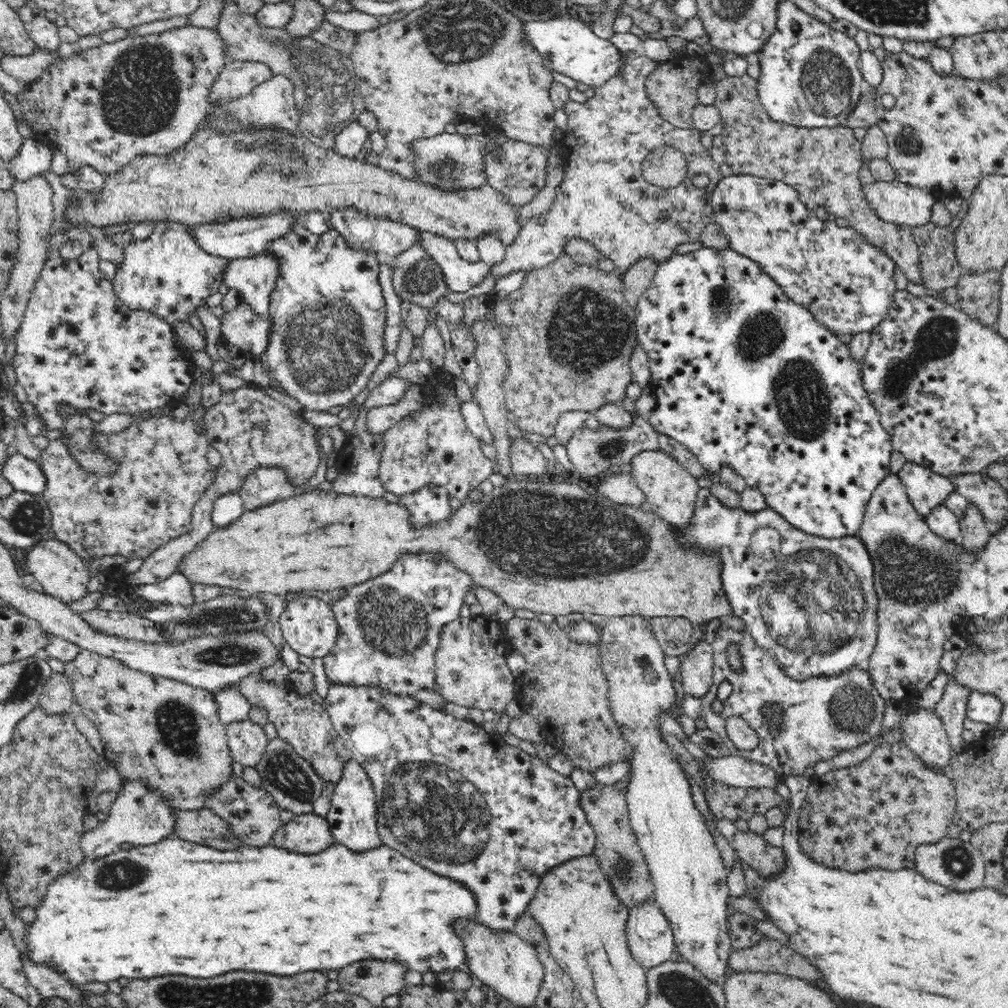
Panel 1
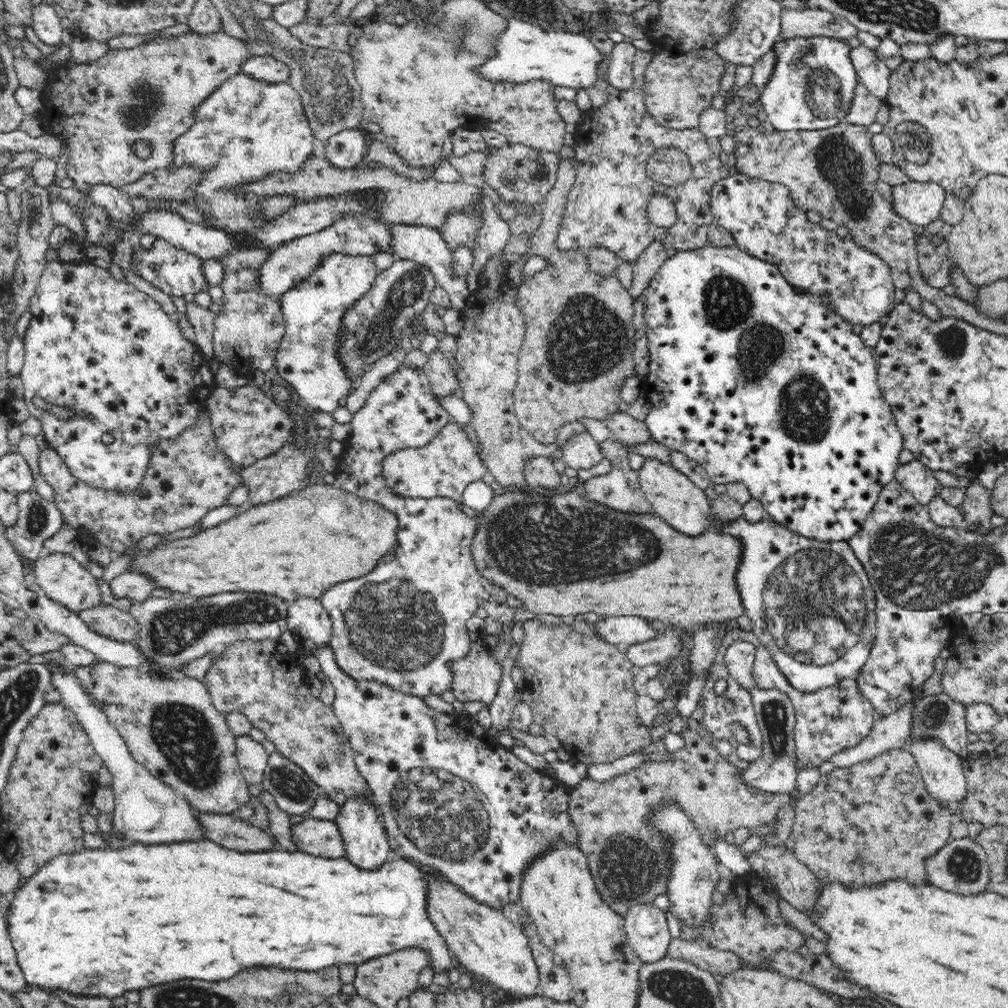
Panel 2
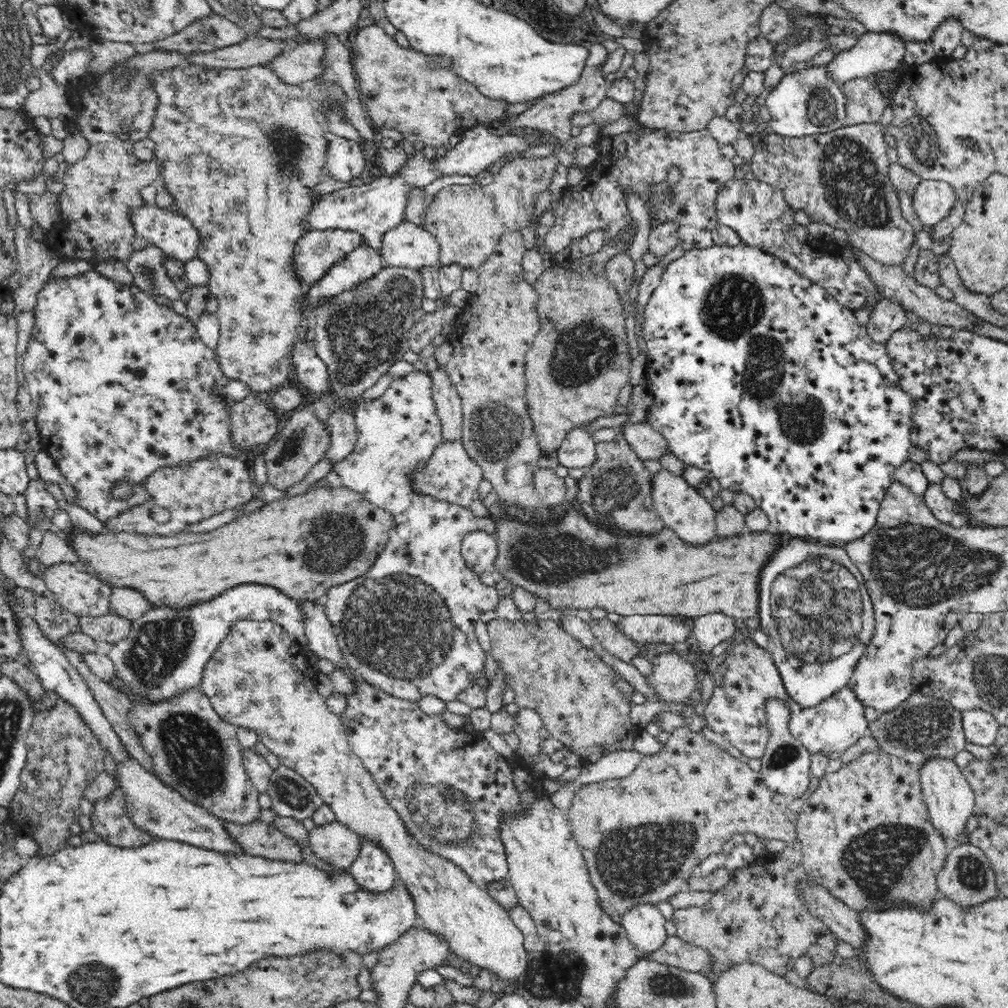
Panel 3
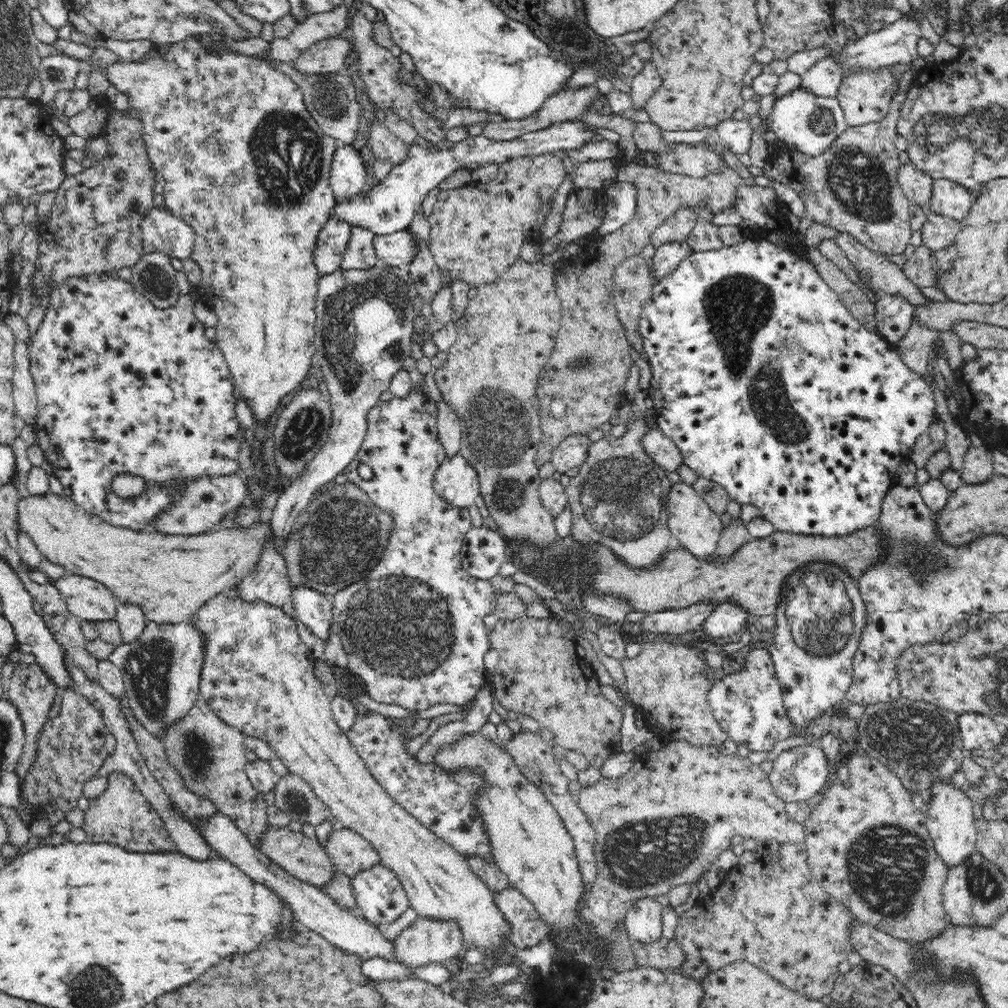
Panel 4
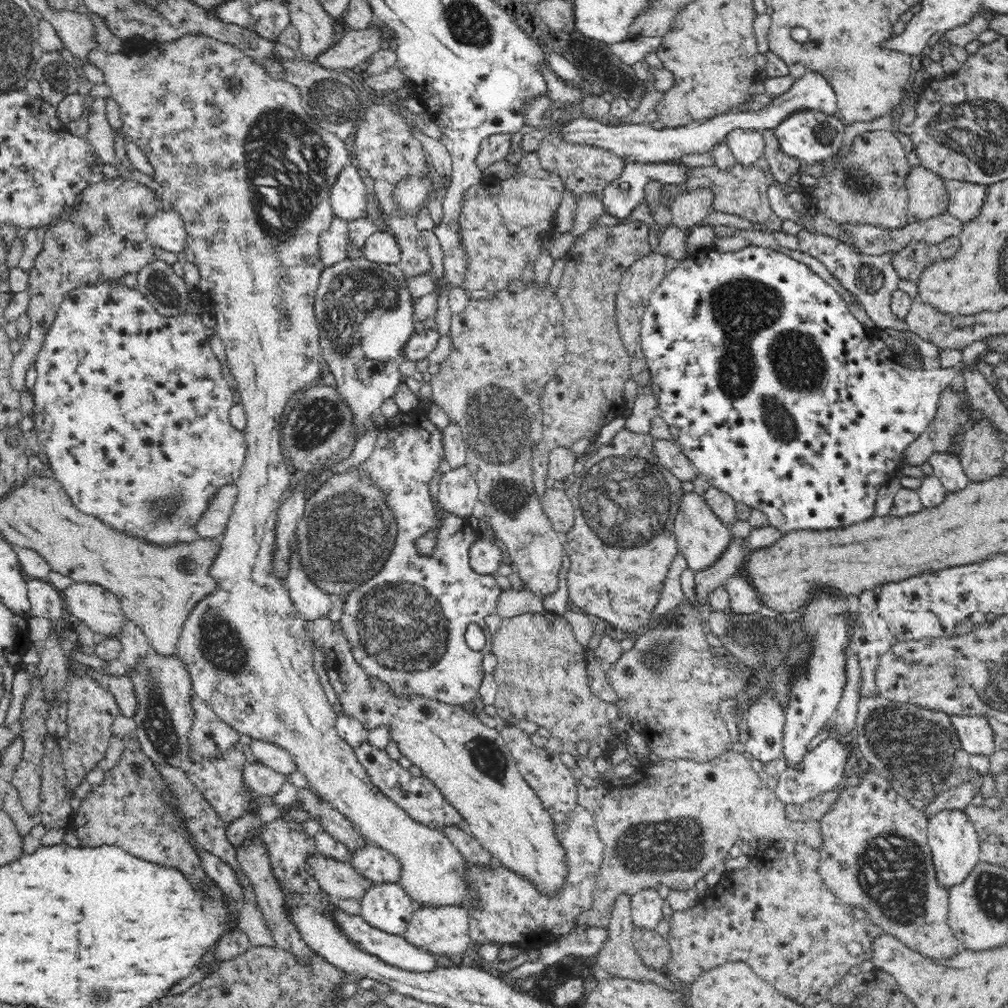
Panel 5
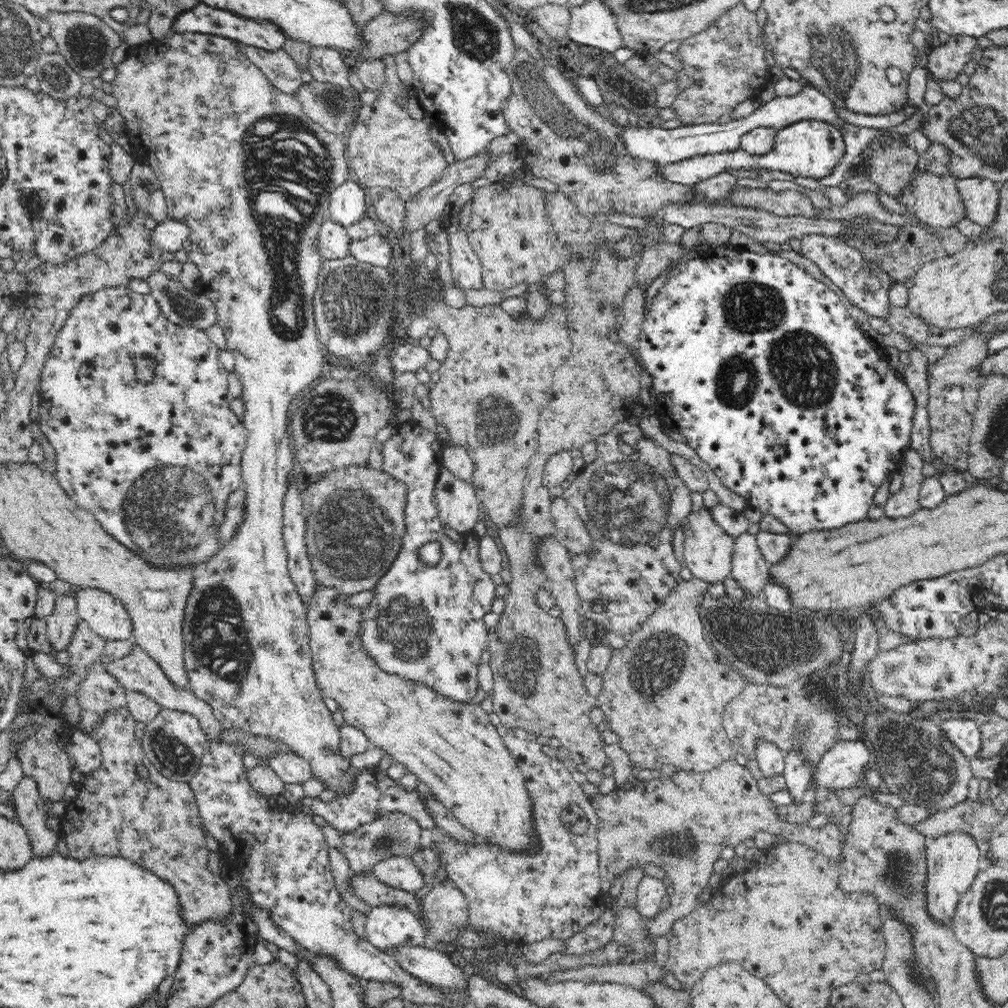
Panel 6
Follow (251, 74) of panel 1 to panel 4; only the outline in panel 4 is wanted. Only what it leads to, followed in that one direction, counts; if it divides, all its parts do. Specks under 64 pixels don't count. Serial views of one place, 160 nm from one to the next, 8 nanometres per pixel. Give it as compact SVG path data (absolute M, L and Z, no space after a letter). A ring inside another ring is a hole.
M350 38L322 39L303 50L292 65L306 74L348 71L349 65L346 64L346 58L354 50L356 50L355 41Z

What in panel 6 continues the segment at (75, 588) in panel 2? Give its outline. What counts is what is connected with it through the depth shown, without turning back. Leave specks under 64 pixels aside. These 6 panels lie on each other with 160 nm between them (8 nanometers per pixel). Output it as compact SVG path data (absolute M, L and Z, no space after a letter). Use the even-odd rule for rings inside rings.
M75 589L77 613L107 642L134 638L133 622L123 602L102 589Z

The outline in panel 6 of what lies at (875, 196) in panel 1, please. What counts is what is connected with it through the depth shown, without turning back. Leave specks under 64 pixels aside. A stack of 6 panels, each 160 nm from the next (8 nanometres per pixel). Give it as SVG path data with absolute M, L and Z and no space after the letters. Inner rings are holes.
M984 178L958 179L956 187L964 200L966 217L984 227L993 225L1000 210L1000 187Z

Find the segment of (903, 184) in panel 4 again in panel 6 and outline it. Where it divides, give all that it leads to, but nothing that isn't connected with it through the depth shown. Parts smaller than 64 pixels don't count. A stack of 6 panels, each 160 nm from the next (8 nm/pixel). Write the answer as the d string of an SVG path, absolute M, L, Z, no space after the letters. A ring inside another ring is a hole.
M928 171L920 173L910 186L916 217L938 230L955 226L965 219L966 208L956 182L958 179L953 175L936 176Z

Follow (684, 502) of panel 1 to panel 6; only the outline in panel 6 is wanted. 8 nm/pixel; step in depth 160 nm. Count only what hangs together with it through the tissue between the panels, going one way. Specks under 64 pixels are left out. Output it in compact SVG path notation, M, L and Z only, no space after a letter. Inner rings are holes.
M708 508L691 512L682 522L688 526L683 543L683 564L694 577L708 584L722 582L731 576L732 557L735 538L724 532L722 527L712 518L711 511Z

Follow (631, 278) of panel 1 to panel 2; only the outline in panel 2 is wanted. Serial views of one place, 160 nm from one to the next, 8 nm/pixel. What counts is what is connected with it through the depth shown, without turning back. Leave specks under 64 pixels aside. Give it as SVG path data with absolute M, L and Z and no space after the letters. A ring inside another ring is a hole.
M655 239L637 258L637 262L633 262L633 282L628 289L630 296L638 298L643 294L645 288L650 284L654 275L662 264L667 260L667 248L660 239Z

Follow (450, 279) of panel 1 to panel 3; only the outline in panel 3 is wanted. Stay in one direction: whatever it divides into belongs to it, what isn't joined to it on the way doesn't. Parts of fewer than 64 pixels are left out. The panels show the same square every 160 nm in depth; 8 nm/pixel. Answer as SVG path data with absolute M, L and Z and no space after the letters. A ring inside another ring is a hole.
M408 220L402 221L384 234L380 256L388 267L440 267L440 248L436 238Z

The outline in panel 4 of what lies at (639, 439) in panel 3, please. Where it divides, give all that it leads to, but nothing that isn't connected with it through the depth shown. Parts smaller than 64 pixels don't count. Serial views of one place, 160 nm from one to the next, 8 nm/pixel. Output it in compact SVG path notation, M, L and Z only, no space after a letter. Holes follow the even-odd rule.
M656 426L652 427L643 437L644 451L650 455L663 469L677 472L684 465L682 454L674 441L668 438Z

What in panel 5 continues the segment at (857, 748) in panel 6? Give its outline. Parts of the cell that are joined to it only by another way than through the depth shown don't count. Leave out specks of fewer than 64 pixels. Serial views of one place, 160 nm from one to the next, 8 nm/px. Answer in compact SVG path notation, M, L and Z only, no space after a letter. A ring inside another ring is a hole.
M834 736L828 737L822 743L804 757L799 764L799 769L787 766L780 775L778 786L775 789L777 798L786 804L807 804L810 800L822 795L828 791L834 791L840 787L842 780L846 780L844 766L848 760L851 751L854 749L853 744L842 743Z

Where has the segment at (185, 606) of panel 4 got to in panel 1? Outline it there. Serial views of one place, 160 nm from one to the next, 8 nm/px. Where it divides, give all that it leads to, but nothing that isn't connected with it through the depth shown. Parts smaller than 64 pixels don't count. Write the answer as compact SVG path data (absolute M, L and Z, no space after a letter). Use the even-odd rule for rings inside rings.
M513 478L507 480L501 487L494 487L490 493L486 493L479 503L464 502L458 511L449 518L442 521L440 525L423 529L412 529L408 522L408 509L404 505L390 503L383 498L354 496L340 494L331 490L320 488L305 493L278 500L268 506L261 506L250 511L244 511L234 522L228 526L218 526L202 542L195 546L194 550L184 554L176 566L176 571L182 573L192 584L207 584L221 588L234 589L236 592L250 595L262 594L269 598L275 596L287 596L291 593L303 592L305 590L321 590L322 592L335 592L336 590L350 588L354 584L364 582L370 578L376 578L390 570L390 566L402 556L402 554L414 552L431 552L432 554L443 554L454 566L462 572L469 574L477 586L490 588L500 596L502 604L507 604L516 610L532 610L538 614L552 614L552 616L567 616L572 612L582 614L601 614L605 619L611 617L639 616L648 619L658 617L682 617L688 619L693 625L704 627L712 620L718 620L721 616L733 616L733 608L726 596L722 584L722 558L713 550L685 546L679 542L680 529L666 522L661 516L652 513L646 507L631 507L613 503L600 494L588 494L578 485L570 482L557 481L555 483L547 480L534 480L524 478ZM574 538L584 546L574 546Z

